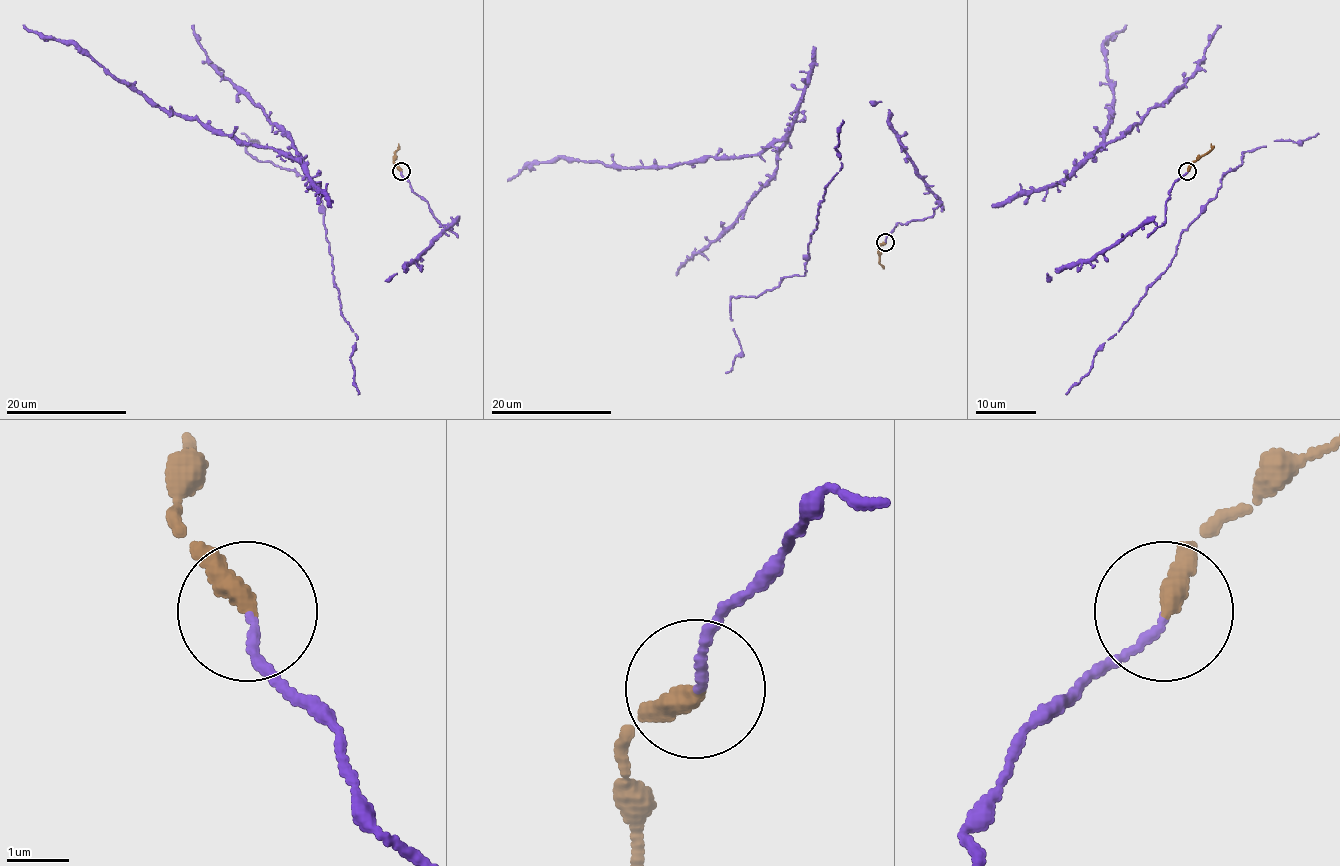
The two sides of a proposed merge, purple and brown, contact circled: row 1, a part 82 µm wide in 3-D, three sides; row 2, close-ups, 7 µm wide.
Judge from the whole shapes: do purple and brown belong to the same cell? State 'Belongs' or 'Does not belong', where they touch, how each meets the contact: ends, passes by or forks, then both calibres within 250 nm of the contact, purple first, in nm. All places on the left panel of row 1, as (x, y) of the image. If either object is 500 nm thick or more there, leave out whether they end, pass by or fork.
Belongs. Place: (401, 171). At the ring purple ends. At the ring brown ends. Thickness 110 nm (purple) against 360 nm

